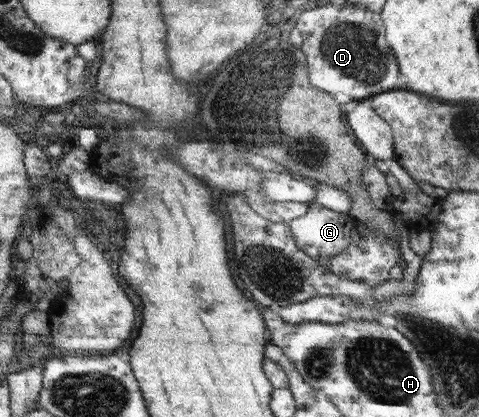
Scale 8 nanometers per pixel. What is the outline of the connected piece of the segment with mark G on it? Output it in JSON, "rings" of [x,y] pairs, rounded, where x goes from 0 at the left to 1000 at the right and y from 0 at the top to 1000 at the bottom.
{"rings":[[[656,484],[647,492],[645,511],[612,528],[605,544],[620,588],[664,631],[681,635],[695,614],[718,604],[731,590],[737,556],[747,540],[749,532],[731,511],[706,508]]]}

